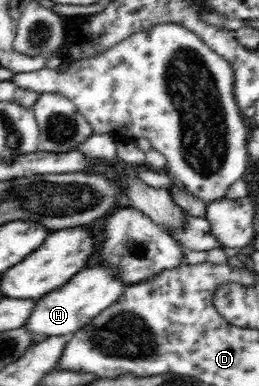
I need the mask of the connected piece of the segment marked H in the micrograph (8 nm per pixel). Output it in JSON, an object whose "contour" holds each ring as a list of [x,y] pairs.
{"contour":[[[93,266],[75,273],[67,283],[57,289],[51,290],[43,297],[38,298],[33,305],[31,317],[25,321],[23,328],[33,336],[65,336],[79,331],[91,319],[103,309],[107,309],[111,303],[123,295],[125,284],[121,280],[115,280],[107,266]]]}

